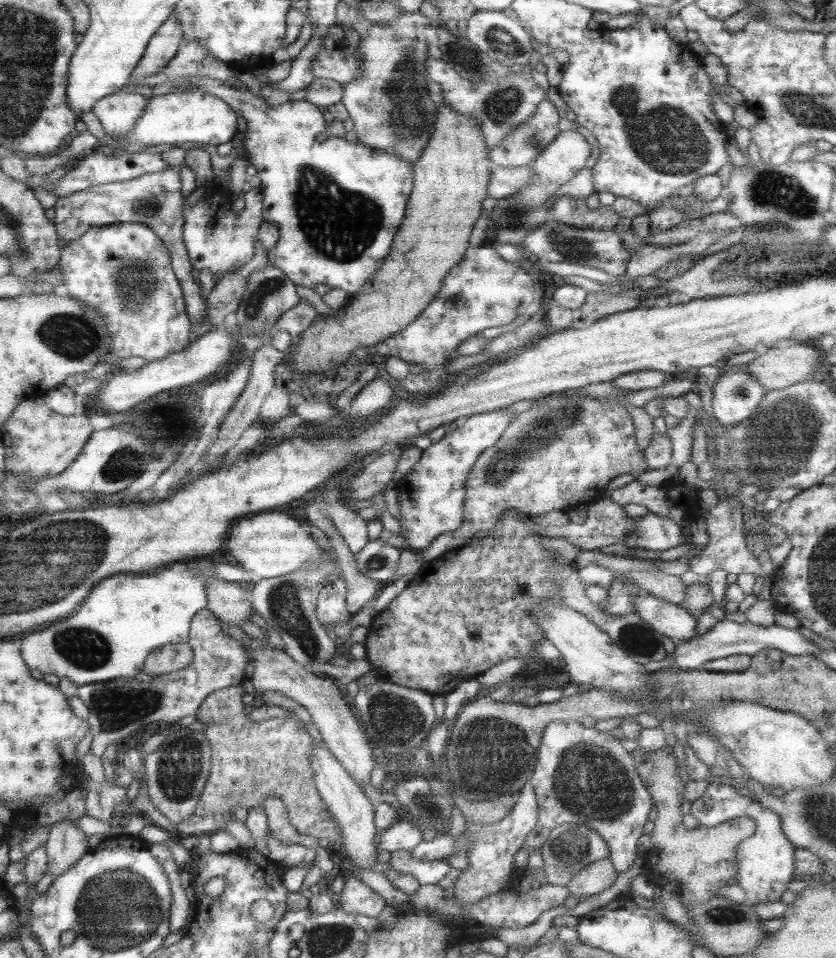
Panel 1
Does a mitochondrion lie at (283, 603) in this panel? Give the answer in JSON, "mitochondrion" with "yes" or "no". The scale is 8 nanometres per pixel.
{"mitochondrion":"yes"}

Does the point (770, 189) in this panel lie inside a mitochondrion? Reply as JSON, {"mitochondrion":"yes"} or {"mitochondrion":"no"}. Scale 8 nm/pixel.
{"mitochondrion":"yes"}

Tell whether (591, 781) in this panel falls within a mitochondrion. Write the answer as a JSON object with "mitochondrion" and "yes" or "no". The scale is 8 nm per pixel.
{"mitochondrion":"yes"}

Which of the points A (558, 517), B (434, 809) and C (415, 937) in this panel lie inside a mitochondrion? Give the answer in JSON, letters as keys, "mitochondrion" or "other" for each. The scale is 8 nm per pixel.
{"A":"other","B":"mitochondrion","C":"other"}

